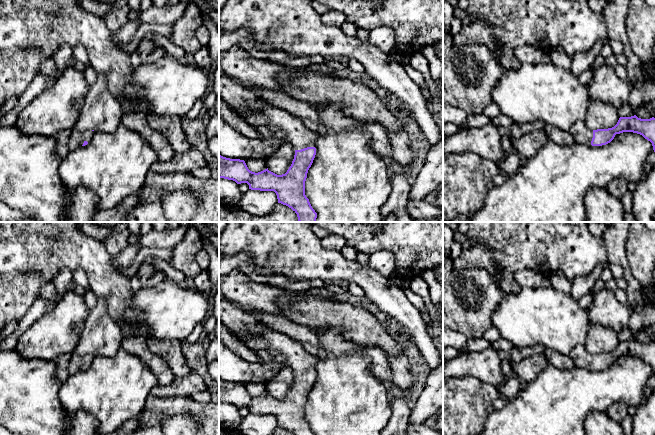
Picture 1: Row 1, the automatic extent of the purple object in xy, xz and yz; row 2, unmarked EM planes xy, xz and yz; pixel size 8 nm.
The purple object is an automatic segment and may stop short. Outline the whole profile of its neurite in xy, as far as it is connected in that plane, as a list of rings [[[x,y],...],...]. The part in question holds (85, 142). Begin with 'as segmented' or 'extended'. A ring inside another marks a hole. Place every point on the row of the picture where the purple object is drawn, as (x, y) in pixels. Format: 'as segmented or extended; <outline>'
extended; [[[75,126],[71,128],[68,147],[69,151],[73,151],[81,146],[88,144],[93,137],[95,131],[89,129],[77,129]]]

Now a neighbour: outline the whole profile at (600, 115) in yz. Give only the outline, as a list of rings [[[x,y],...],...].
[[[590,97],[587,116],[584,120],[588,128],[592,130],[612,128],[619,118],[615,106]]]

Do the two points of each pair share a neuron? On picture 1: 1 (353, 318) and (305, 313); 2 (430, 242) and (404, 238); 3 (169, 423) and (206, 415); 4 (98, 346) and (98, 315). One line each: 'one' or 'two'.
1: one
2: one
3: two
4: one

